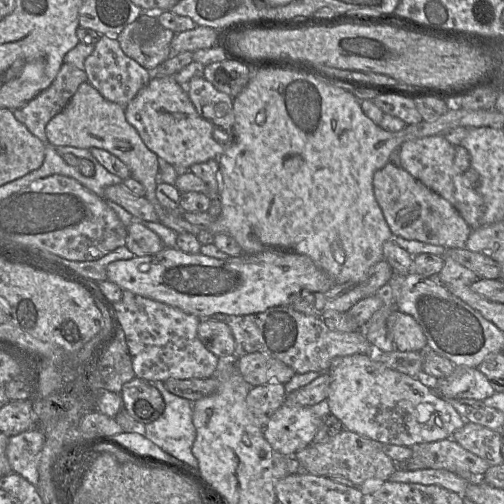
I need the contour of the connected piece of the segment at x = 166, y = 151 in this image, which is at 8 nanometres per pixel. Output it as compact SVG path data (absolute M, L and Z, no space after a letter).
M152 74L149 83L125 107L125 116L149 150L180 171L189 170L196 163L218 159L225 150L213 138L214 125L197 113L186 86L178 84L174 76L154 77Z

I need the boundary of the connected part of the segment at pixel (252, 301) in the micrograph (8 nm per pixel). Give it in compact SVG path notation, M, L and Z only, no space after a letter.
M164 247L156 254L111 262L106 273L107 280L122 290L165 303L200 319L209 319L215 313L247 315L274 306L288 306L301 293L327 291L336 284L307 255L270 251L218 259L201 253L189 254L177 247Z

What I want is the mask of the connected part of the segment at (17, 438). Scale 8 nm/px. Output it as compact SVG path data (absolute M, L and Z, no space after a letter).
M34 427L10 436L6 447L6 456L12 472L21 475L35 486L39 480L39 453L44 443L45 435L41 429Z

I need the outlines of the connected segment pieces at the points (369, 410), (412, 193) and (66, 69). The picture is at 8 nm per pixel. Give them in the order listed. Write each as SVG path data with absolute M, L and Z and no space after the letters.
M374 353L337 357L327 372L330 374L330 385L325 401L325 412L335 415L343 423L345 430L383 445L412 447L416 444L451 438L453 433L466 423L446 399L433 391L429 381L424 377L410 377L388 368L376 359Z
M388 162L373 176L373 190L383 216L394 236L448 248L465 248L473 230L456 208L402 167Z
M63 63L52 84L23 106L12 110L15 118L45 145L47 123L70 102L79 86L87 82L84 69Z

